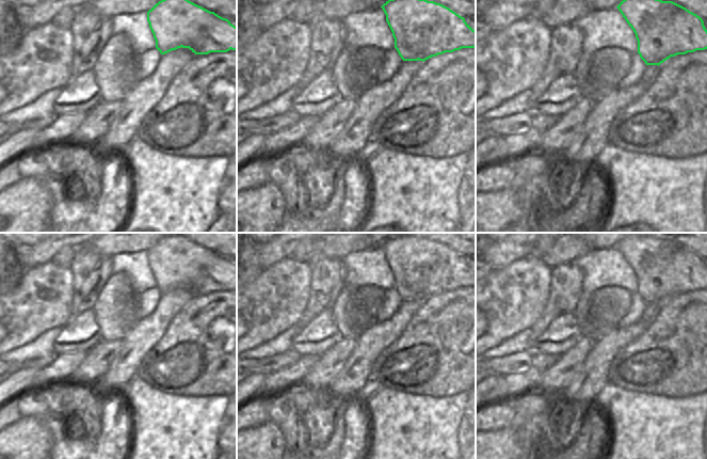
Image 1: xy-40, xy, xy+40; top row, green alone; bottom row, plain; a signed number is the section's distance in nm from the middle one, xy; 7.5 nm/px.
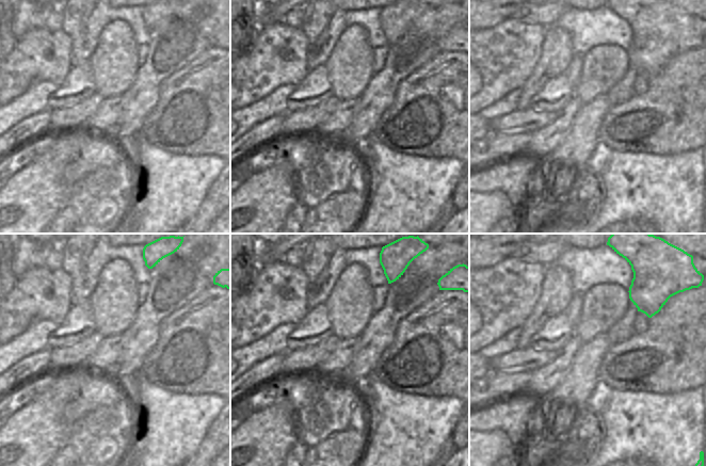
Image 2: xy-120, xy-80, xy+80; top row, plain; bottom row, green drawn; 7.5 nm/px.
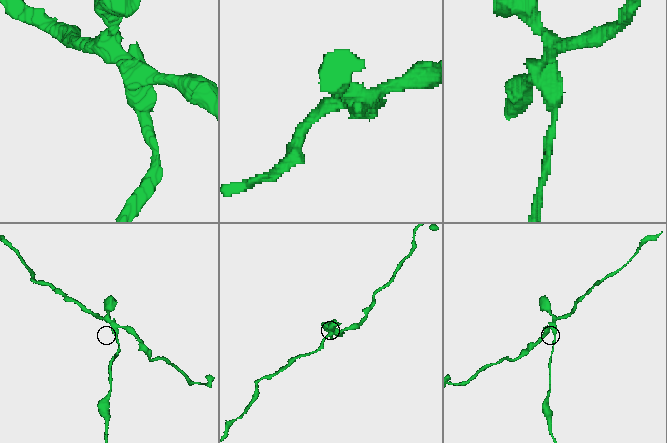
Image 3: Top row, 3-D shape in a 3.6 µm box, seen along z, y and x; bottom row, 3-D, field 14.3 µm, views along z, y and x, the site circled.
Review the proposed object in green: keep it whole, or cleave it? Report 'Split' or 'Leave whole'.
Split

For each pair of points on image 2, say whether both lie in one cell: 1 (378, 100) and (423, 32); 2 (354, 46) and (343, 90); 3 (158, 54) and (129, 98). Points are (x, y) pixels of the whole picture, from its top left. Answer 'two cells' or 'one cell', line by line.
1: one cell
2: one cell
3: one cell

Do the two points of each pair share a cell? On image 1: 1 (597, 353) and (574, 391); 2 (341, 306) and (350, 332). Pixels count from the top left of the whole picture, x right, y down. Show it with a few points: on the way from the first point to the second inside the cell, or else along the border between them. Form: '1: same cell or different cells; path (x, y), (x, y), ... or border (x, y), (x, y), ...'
1: same cell; path (597, 363), (593, 375), (583, 384)
2: same cell; path (342, 313), (344, 326)

